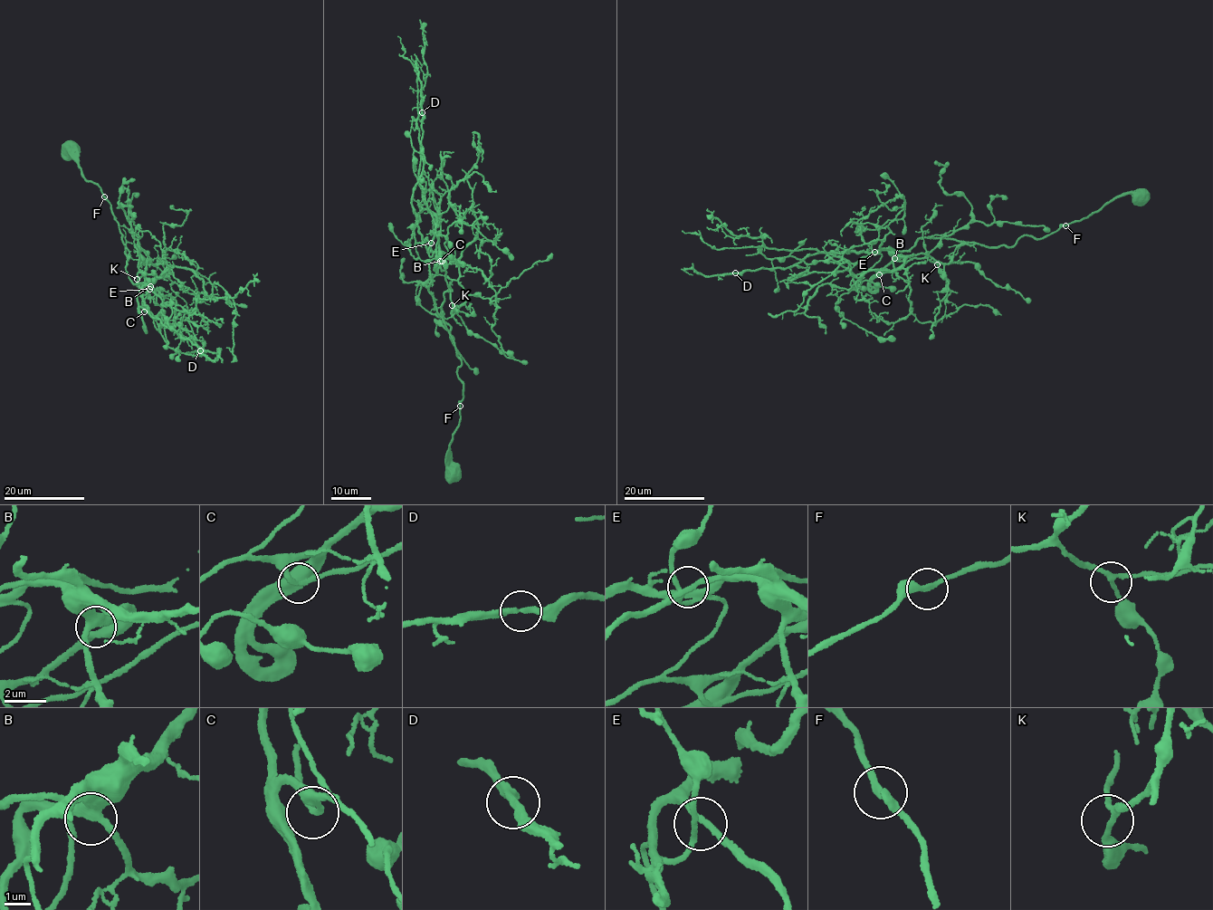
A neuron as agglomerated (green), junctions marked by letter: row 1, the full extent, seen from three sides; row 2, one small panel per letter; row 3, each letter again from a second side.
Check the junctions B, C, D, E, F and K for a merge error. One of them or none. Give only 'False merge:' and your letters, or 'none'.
False merge: none

